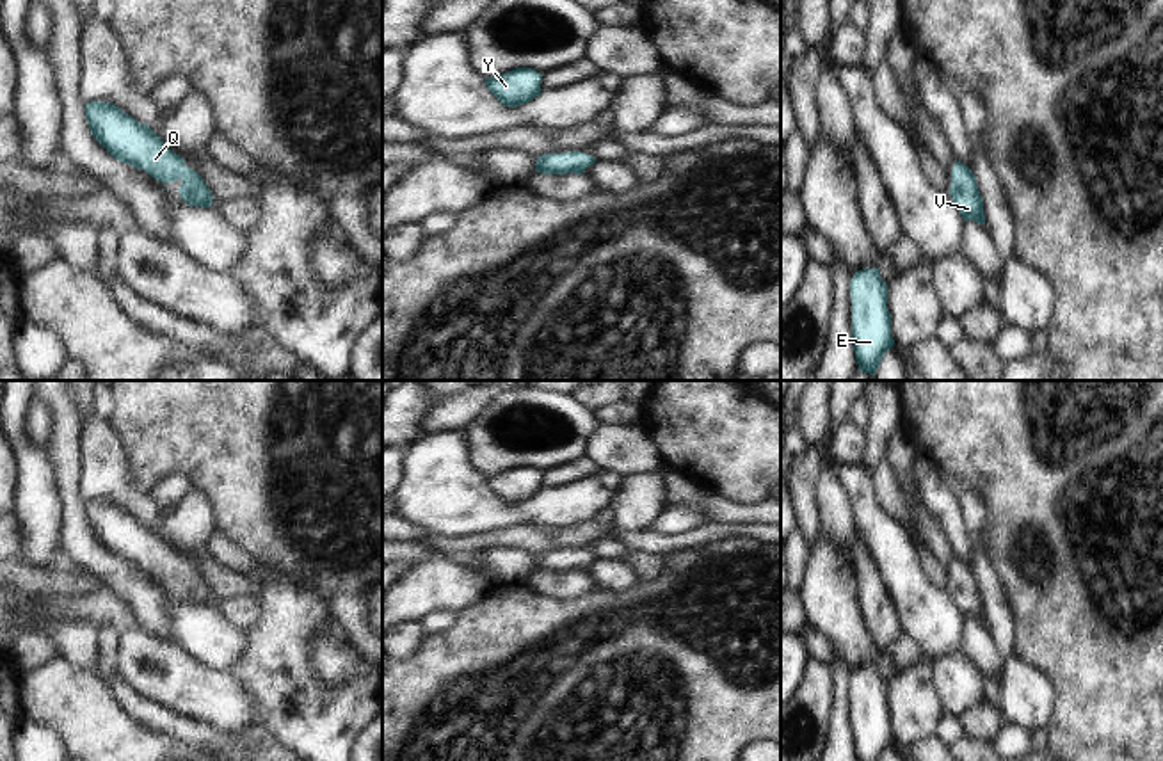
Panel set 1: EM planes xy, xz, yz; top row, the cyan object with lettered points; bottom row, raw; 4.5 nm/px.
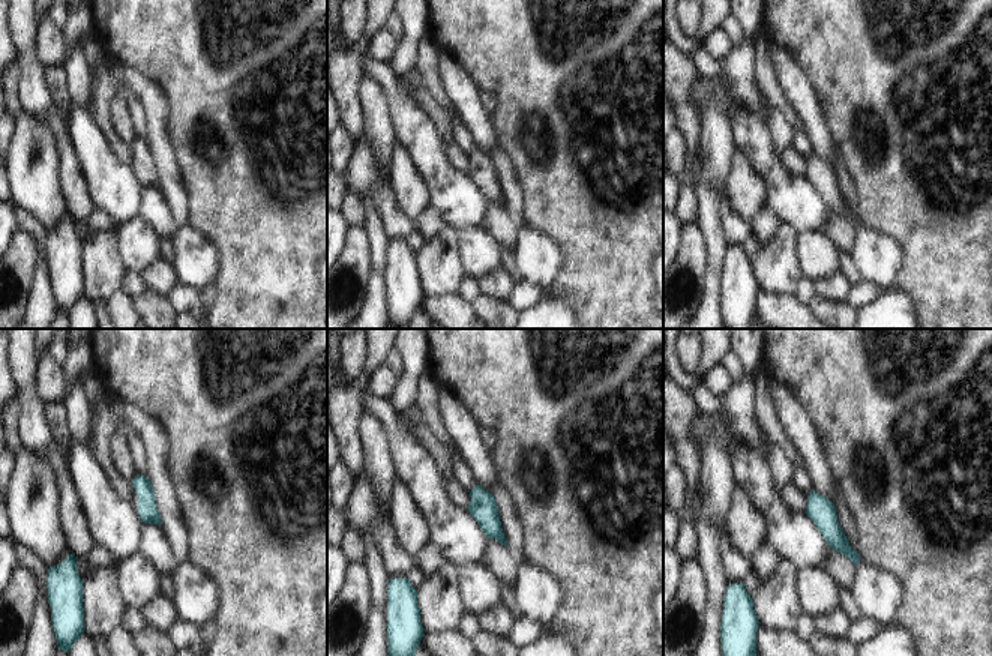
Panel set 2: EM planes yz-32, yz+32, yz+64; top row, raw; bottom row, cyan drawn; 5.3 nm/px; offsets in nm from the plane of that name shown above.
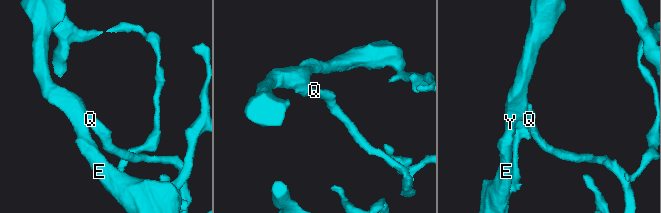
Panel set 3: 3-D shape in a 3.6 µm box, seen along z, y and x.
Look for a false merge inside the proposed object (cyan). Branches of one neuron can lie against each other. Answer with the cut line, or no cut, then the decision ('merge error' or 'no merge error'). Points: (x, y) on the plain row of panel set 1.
cut none; no merge error

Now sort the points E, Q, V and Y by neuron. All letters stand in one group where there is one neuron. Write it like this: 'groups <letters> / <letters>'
groups E Q V Y

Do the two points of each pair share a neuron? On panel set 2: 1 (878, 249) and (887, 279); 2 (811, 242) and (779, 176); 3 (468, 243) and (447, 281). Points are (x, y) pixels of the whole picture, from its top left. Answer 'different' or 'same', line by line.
1: same
2: different
3: different

